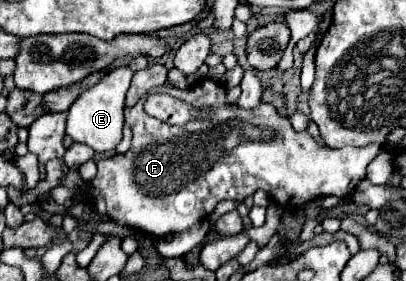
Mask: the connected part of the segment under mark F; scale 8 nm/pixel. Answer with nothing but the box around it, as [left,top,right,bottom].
[86,78,382,238]

